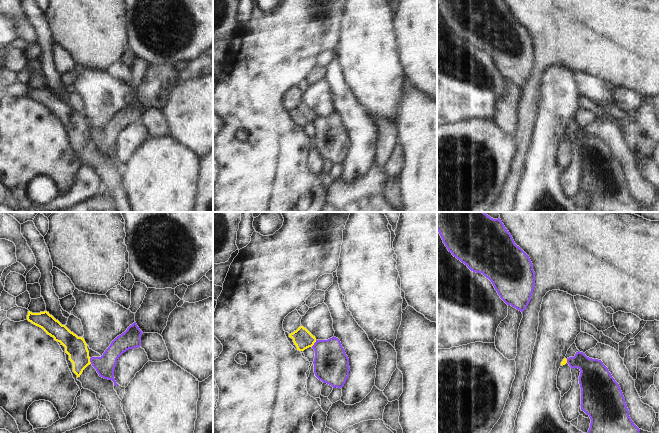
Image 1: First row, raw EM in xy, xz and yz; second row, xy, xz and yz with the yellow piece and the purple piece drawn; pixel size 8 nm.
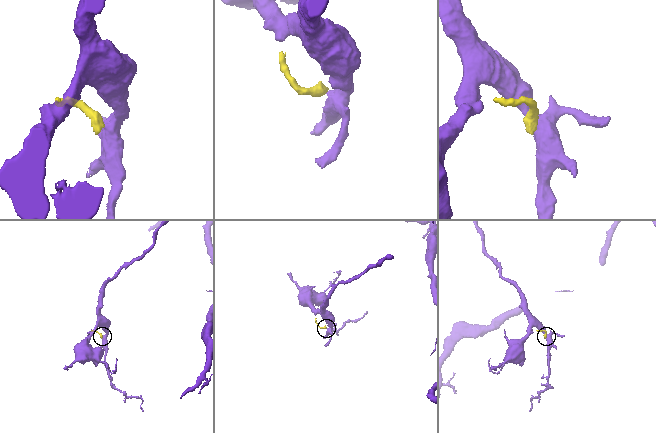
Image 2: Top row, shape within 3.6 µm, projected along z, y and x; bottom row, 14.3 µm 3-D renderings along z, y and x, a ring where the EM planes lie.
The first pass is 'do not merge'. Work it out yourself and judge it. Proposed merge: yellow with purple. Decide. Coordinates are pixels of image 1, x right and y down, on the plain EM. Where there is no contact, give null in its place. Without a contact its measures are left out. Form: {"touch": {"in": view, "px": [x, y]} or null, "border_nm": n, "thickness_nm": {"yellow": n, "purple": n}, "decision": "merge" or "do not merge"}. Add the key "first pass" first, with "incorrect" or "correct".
{"first pass": "correct", "touch": {"in": "xz", "px": [314, 118]}, "border_nm": 70, "thickness_nm": {"yellow": 160, "purple": 280}, "decision": "do not merge"}

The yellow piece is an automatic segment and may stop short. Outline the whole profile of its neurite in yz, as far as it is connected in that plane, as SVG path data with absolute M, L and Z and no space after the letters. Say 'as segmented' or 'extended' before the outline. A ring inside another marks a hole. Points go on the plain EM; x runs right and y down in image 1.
extended | M564 134L557 150L557 164L561 168L561 173L570 166L572 162L571 156L571 143L567 139L567 135Z

